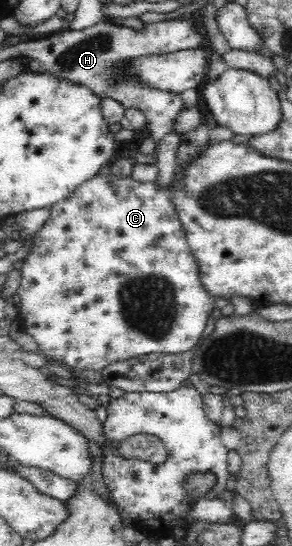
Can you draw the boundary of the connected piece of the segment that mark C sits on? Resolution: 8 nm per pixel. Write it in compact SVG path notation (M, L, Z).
M95 175L78 186L66 199L54 204L50 211L46 226L43 226L43 230L35 238L37 244L32 246L32 251L24 260L21 269L22 280L16 292L20 296L20 311L17 318L24 324L27 334L39 345L42 354L79 371L103 371L103 368L112 362L129 360L141 355L153 356L155 353L177 354L187 352L197 345L199 338L202 338L205 322L213 310L215 300L211 299L211 295L199 281L199 267L187 248L185 230L179 223L175 207L171 205L168 189L160 188L154 182L139 183L130 176L115 178L111 175Z

